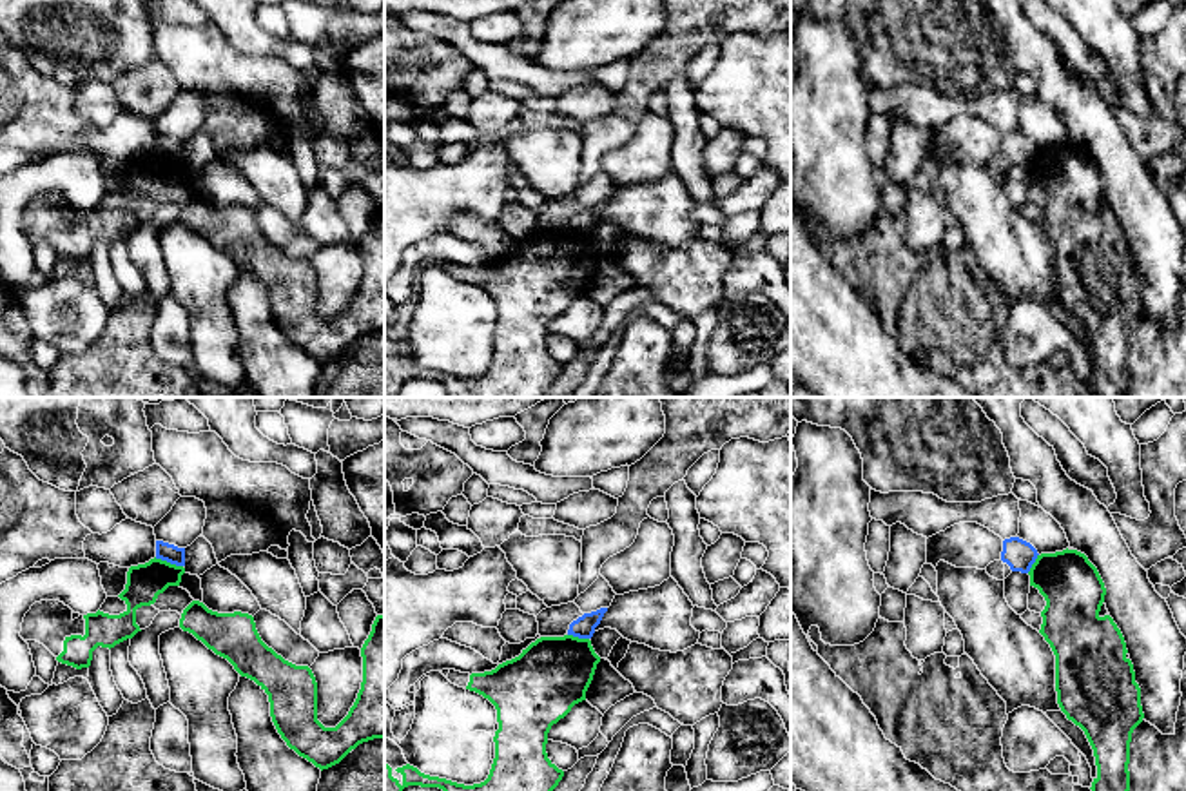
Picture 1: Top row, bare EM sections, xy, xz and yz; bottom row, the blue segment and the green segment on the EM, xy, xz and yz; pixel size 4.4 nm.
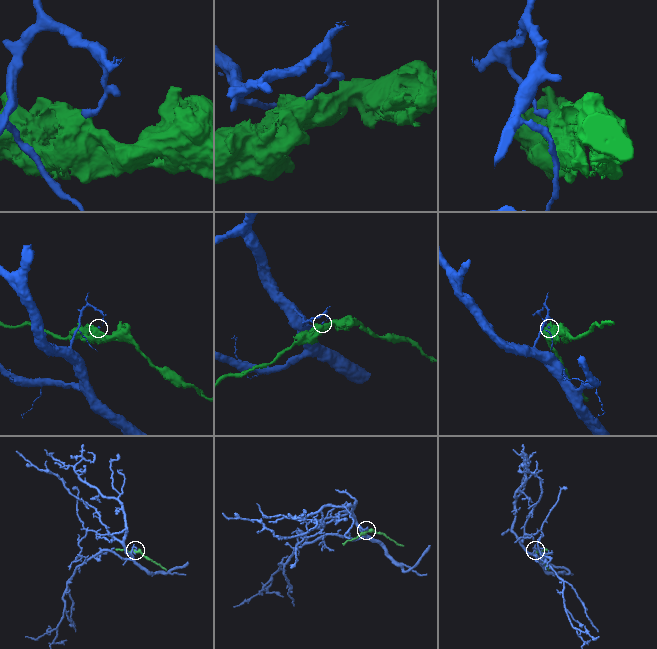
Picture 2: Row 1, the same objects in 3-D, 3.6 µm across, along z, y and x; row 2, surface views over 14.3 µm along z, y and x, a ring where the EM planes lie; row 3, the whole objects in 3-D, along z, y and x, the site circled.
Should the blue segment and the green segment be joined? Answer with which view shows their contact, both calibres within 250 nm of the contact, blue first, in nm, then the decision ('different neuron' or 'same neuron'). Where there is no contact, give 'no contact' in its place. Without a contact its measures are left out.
xy | 80/160 nm | different neuron

